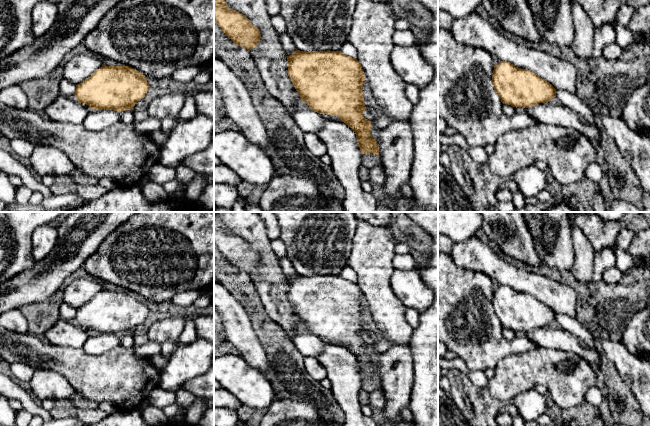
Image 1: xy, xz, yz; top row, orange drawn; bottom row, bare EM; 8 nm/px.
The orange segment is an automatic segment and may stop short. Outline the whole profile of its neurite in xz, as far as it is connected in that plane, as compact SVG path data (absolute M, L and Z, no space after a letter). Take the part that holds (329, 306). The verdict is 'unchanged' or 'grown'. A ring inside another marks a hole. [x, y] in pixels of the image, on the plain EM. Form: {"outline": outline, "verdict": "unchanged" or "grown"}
{"outline": "M296 274L287 280L288 299L311 334L338 340L356 358L362 378L379 379L377 365L370 359L371 345L363 339L364 295L356 282L341 275Z", "verdict": "unchanged"}

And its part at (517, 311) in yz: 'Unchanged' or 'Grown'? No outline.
Unchanged

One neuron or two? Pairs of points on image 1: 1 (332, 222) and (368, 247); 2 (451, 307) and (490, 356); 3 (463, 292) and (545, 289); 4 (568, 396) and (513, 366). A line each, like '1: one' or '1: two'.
1: two
2: one
3: two
4: one

